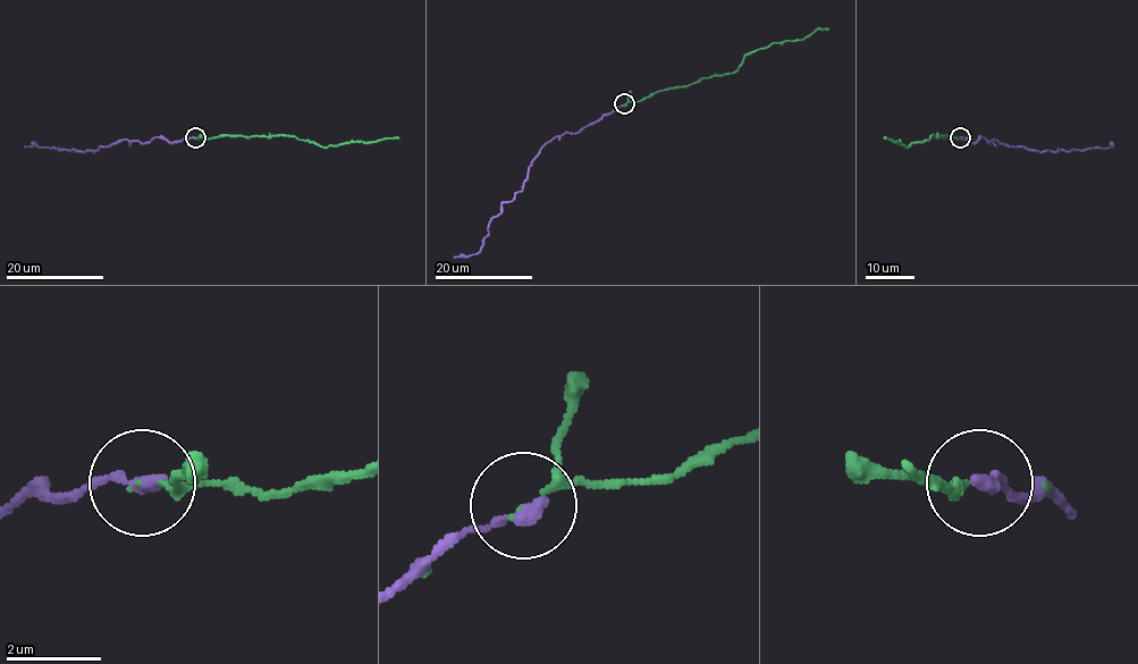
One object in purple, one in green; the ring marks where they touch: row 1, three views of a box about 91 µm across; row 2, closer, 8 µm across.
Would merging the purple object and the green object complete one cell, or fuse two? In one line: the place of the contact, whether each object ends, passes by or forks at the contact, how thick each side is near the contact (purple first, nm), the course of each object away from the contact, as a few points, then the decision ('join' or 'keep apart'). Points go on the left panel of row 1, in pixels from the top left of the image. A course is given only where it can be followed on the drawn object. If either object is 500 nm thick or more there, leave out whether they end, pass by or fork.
place (195, 137); purple ends; green passes by; calibres 320 and 100 nm; course purple (195, 137), (171, 142), (154, 137), (144, 143), (123, 140), (93, 152), (24, 148); course green (195, 137), (295, 136), (323, 148), (399, 139); join

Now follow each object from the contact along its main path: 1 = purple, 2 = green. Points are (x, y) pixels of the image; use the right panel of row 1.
1: (960, 137), (975, 142), (984, 137), (989, 143), (994, 140), (1044, 152), (1113, 148)
2: (960, 137), (934, 135), (908, 148), (885, 139)

